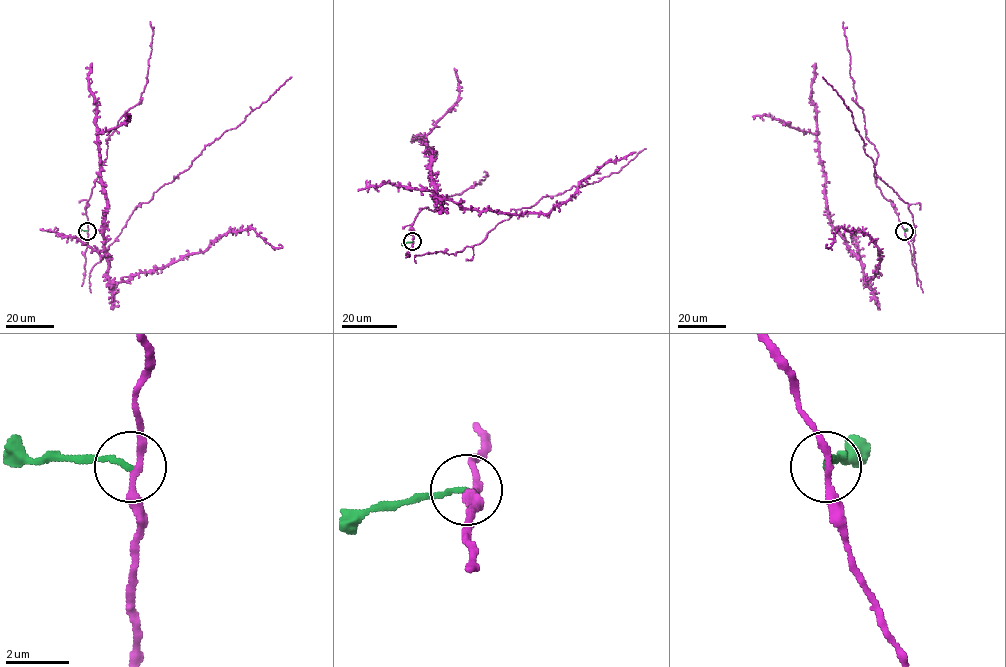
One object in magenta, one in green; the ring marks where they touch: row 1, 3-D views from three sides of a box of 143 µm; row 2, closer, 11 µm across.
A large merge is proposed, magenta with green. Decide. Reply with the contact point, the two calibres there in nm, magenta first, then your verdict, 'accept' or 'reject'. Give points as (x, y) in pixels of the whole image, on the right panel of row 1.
(904, 231) | 220/150 nm | reject

